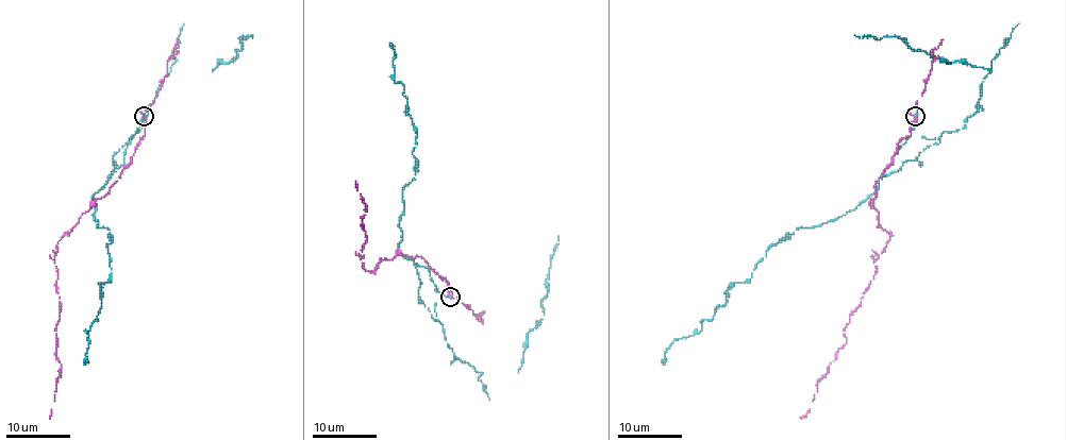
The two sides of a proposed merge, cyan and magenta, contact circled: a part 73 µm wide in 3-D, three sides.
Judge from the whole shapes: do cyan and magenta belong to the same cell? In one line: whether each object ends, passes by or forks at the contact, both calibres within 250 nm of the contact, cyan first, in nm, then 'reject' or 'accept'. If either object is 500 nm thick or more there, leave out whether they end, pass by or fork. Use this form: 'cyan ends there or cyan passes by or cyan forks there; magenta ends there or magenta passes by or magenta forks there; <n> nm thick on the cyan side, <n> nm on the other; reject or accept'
cyan ends there; magenta forks there; 320 nm thick on the cyan side, 190 nm on the other; reject

